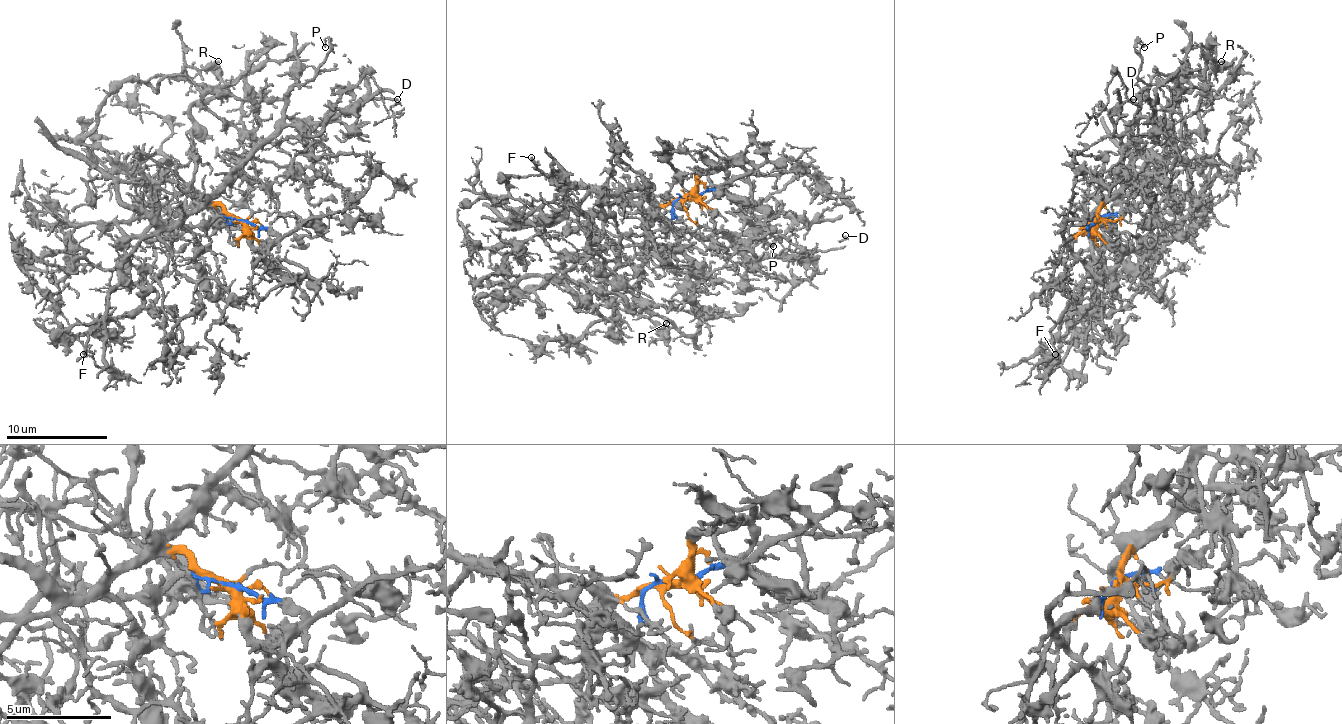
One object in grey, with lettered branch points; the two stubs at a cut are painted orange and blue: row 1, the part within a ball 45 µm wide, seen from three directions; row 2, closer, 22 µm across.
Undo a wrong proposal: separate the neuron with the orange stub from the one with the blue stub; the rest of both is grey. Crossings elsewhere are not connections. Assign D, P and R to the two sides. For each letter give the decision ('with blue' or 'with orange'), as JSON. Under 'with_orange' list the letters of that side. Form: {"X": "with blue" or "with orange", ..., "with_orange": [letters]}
{"D": "with orange", "P": "with orange", "R": "with blue", "with_orange": ["D", "P"]}

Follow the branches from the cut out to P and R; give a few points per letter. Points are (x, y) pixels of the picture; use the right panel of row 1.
P: (1096, 220), (1124, 184), (1134, 151), (1129, 134), (1149, 85), (1137, 75), (1137, 42), (1144, 47)
R: (1096, 220), (1119, 215), (1142, 199), (1144, 182), (1185, 141), (1175, 98), (1177, 85), (1215, 70), (1220, 60)

